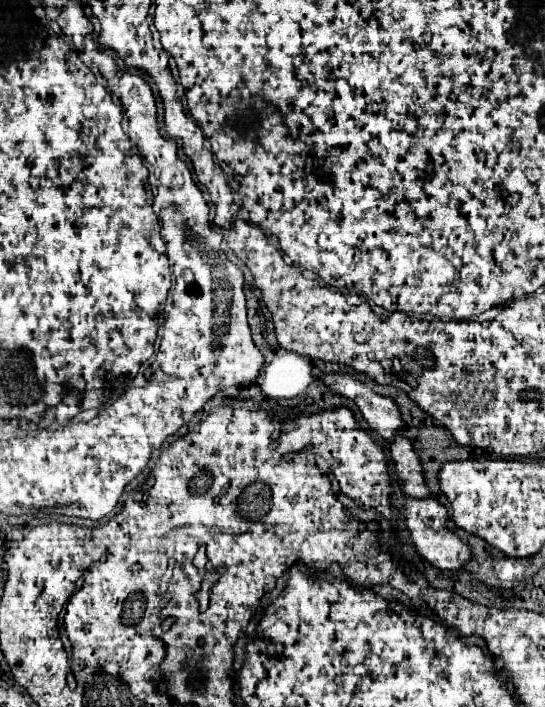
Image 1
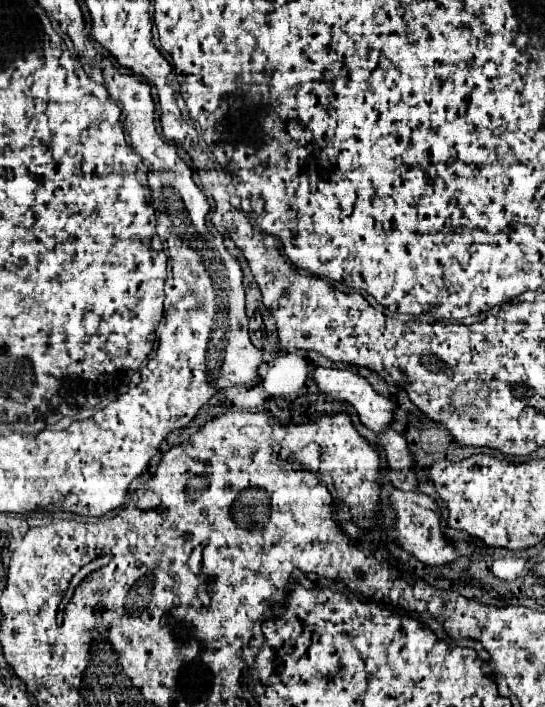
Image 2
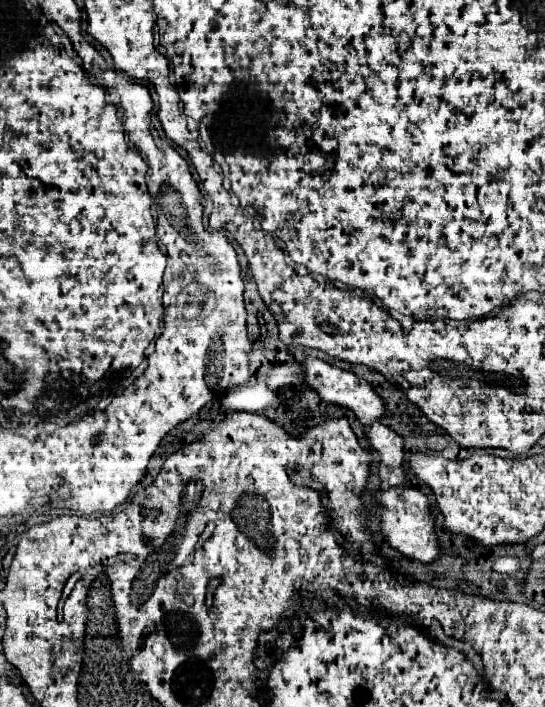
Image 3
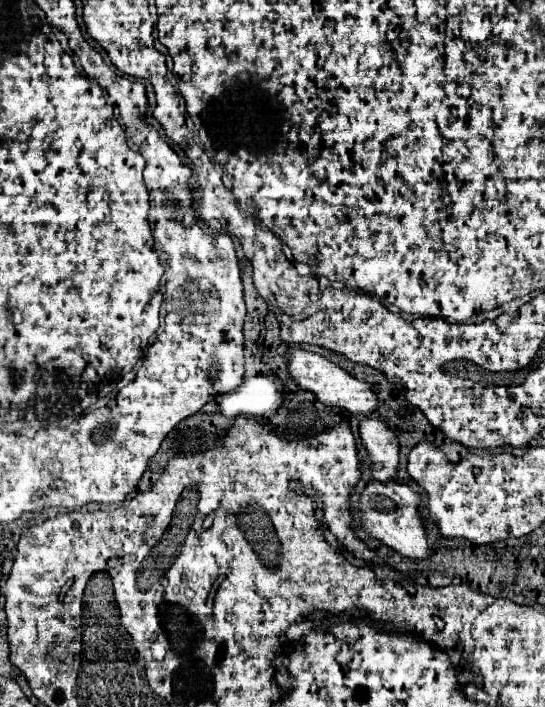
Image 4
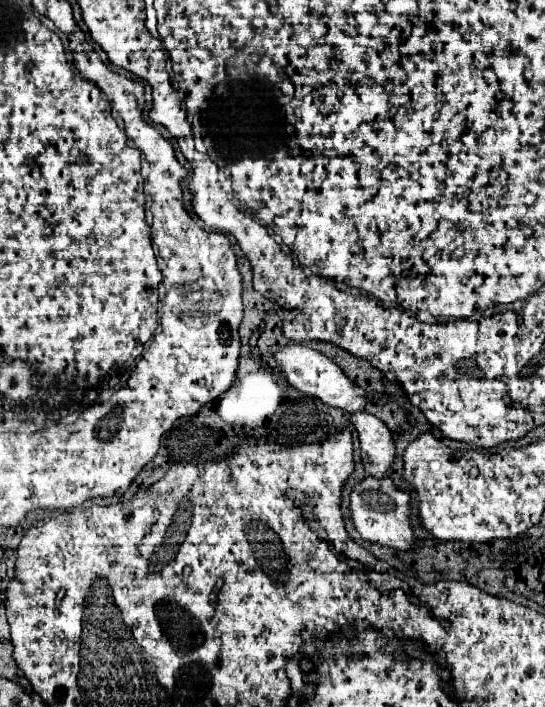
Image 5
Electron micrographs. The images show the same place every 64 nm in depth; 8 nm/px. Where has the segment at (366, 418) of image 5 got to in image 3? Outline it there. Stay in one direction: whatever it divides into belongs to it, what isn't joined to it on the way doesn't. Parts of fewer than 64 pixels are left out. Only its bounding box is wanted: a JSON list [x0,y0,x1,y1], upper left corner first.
[366,422,404,486]

